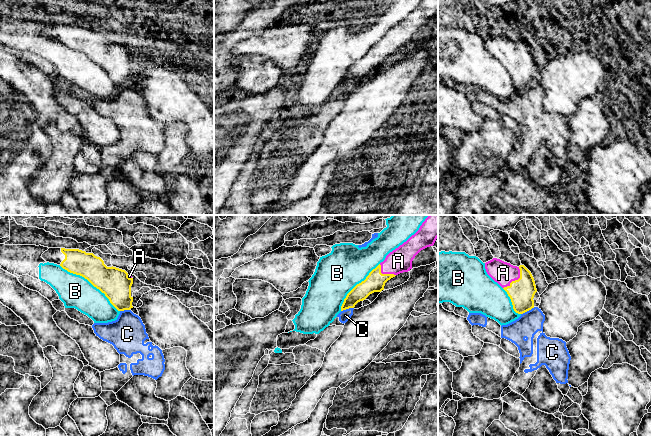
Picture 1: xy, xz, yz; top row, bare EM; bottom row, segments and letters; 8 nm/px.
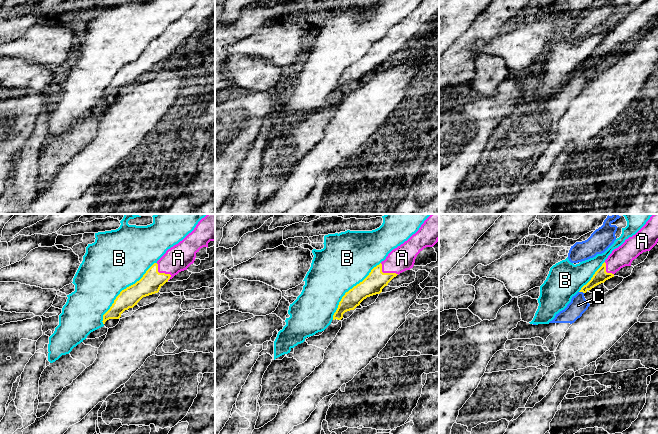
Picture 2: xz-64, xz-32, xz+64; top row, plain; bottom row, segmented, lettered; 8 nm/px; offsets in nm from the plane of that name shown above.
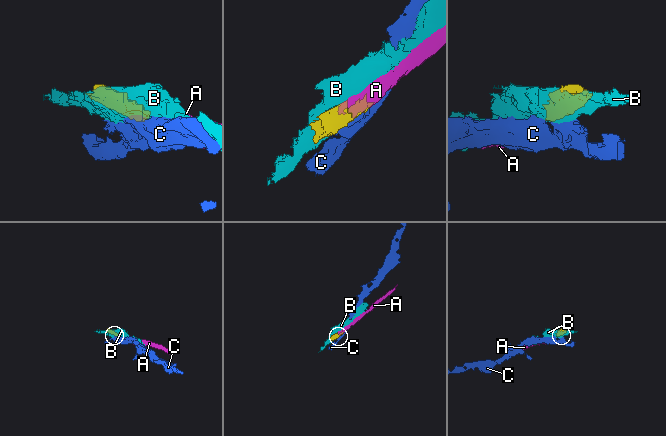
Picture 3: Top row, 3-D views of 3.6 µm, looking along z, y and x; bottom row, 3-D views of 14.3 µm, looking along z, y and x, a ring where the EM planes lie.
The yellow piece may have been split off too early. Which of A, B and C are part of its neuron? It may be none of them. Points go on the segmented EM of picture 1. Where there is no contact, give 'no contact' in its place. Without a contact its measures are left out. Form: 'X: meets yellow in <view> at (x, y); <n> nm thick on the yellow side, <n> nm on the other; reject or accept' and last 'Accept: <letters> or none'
A: meets yellow in yz at (516, 280); 200 nm thick on the yellow side, 180 nm on the other; accept
B: meets yellow in xy at (90, 282); 240 nm thick on the yellow side, 260 nm on the other; reject
C: meets yellow in yz at (527, 310); 200 nm thick on the yellow side, 190 nm on the other; reject
Accept: A

